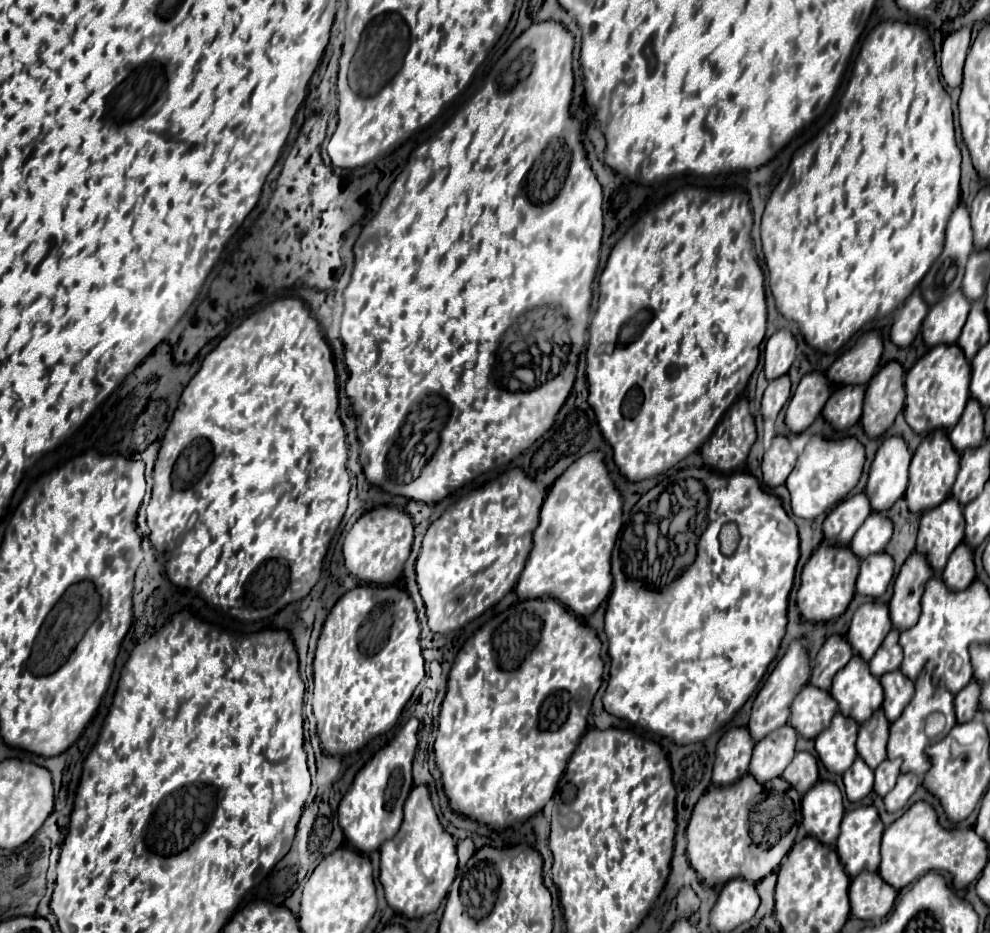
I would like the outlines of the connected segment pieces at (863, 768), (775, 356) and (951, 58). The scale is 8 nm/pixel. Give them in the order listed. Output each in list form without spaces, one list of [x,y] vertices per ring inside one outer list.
[[[858,758],[852,768],[844,774],[844,786],[846,786],[846,796],[850,802],[860,802],[872,792],[874,786],[874,772]]]
[[[778,330],[766,344],[764,352],[764,374],[768,380],[788,374],[796,358],[796,340],[790,330]]]
[[[970,28],[948,34],[942,46],[942,76],[950,88],[960,88],[962,68],[970,48]]]

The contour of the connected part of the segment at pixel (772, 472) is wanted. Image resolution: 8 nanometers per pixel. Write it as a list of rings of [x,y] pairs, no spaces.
[[[776,436],[770,450],[764,454],[764,460],[762,460],[764,482],[770,488],[786,484],[790,470],[794,470],[796,458],[798,458],[798,454],[792,450],[790,442],[784,436]]]

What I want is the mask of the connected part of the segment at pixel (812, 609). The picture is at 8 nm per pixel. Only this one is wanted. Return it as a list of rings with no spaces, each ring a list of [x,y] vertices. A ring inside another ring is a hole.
[[[822,542],[802,570],[802,584],[798,590],[798,610],[806,622],[826,624],[840,618],[854,598],[854,584],[858,578],[860,560],[844,546],[828,546]]]

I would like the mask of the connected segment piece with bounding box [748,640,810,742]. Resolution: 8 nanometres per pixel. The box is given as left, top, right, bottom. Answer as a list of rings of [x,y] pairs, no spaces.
[[[794,640],[788,648],[788,652],[784,654],[784,658],[776,664],[774,672],[768,676],[768,680],[764,682],[762,690],[758,692],[754,706],[752,706],[752,714],[750,714],[750,722],[748,722],[748,732],[752,734],[754,742],[760,742],[766,734],[782,728],[788,718],[790,718],[790,704],[794,700],[794,696],[800,692],[800,688],[808,682],[810,676],[810,664],[808,664],[808,652],[804,648],[802,640]]]

